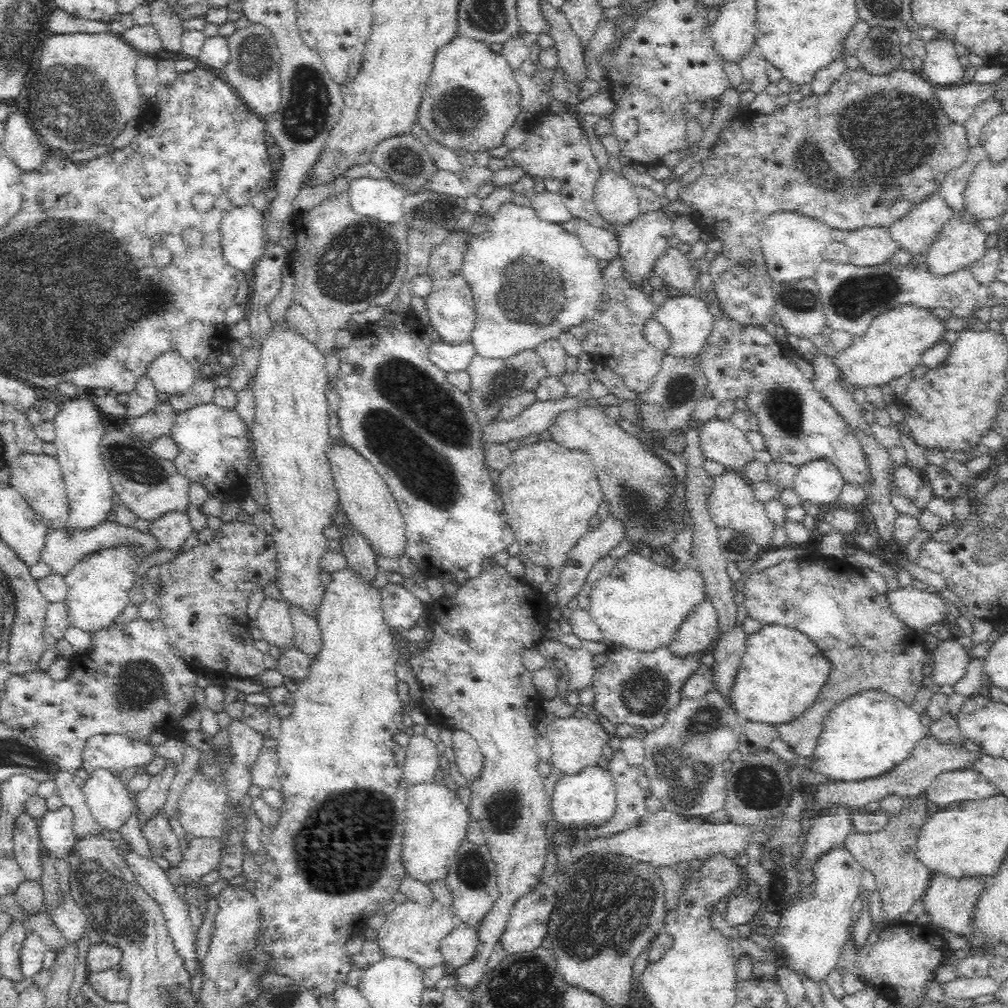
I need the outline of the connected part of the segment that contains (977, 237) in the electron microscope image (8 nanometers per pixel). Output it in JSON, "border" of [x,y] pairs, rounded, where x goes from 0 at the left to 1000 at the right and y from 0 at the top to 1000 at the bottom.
{"border":[[[954,204],[953,207],[946,207],[944,214],[931,230],[925,246],[919,250],[919,260],[922,263],[922,269],[928,273],[938,273],[946,271],[951,267],[961,267],[967,258],[976,254],[979,247],[979,236],[980,233],[972,224],[972,215],[968,215],[957,204]]]}

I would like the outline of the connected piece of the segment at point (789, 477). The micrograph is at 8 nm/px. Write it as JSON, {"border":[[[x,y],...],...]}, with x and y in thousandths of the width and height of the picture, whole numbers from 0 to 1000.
{"border":[[[766,457],[761,461],[761,476],[744,480],[747,491],[754,500],[771,492],[774,493],[774,489],[779,485],[788,482],[792,470],[792,462],[776,457]]]}

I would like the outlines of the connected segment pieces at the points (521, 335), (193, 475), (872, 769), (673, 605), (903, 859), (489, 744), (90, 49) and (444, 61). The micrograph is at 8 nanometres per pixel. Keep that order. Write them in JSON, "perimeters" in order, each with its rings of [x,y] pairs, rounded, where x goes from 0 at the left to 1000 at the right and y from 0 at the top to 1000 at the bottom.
{"perimeters":[[[[508,198],[499,200],[489,208],[489,211],[480,211],[479,209],[473,211],[469,223],[461,227],[460,231],[461,243],[458,247],[458,262],[455,263],[455,271],[469,292],[472,319],[466,339],[470,342],[471,349],[478,353],[497,356],[521,345],[530,346],[531,343],[538,341],[538,338],[553,335],[555,330],[563,327],[565,322],[573,322],[579,316],[586,316],[591,312],[591,304],[602,300],[602,297],[598,297],[596,294],[597,284],[594,280],[595,266],[593,260],[581,250],[569,232],[563,231],[555,222],[538,218],[528,204],[520,205],[520,203],[511,202]]],[[[212,399],[193,403],[176,411],[167,432],[178,447],[171,457],[174,464],[188,479],[198,480],[205,493],[226,502],[247,492],[246,474],[252,470],[253,438],[246,421],[233,407],[220,405]]],[[[859,684],[824,703],[817,727],[807,746],[810,758],[803,761],[829,775],[866,773],[897,758],[920,730],[913,709],[898,694],[875,684]]],[[[627,546],[619,552],[610,555],[607,567],[597,571],[583,592],[585,593],[585,609],[591,618],[595,620],[601,638],[606,642],[619,640],[633,644],[637,647],[645,647],[653,642],[662,642],[669,637],[677,617],[688,607],[688,603],[696,600],[701,595],[701,578],[696,570],[696,566],[690,561],[673,557],[660,560],[651,560],[645,552],[639,550],[629,550]]],[[[915,788],[909,791],[898,791],[896,797],[895,804],[886,810],[881,824],[862,826],[847,822],[837,835],[851,856],[867,867],[875,894],[876,913],[881,917],[885,915],[886,918],[889,918],[889,913],[893,909],[897,909],[911,893],[914,893],[924,871],[923,865],[920,865],[919,860],[908,852],[906,846],[909,828],[921,812],[919,810],[921,793]]],[[[482,553],[479,556],[479,565],[476,571],[465,573],[461,575],[459,579],[454,581],[454,587],[452,590],[444,595],[443,599],[445,603],[442,604],[442,609],[438,611],[438,617],[437,622],[434,624],[434,628],[430,631],[430,634],[426,638],[424,644],[414,646],[414,648],[408,648],[405,644],[406,638],[410,638],[406,636],[406,634],[399,631],[401,626],[406,626],[410,621],[412,621],[413,616],[416,612],[419,611],[423,600],[413,593],[409,588],[403,585],[400,582],[393,581],[389,578],[383,576],[383,581],[381,581],[380,585],[380,601],[381,602],[381,614],[385,616],[385,620],[389,622],[389,630],[393,629],[398,631],[398,635],[395,638],[391,638],[393,641],[393,646],[395,649],[398,649],[402,652],[403,657],[407,658],[409,666],[416,677],[416,681],[418,682],[419,692],[417,694],[417,702],[418,706],[421,707],[427,715],[430,715],[434,718],[443,718],[446,722],[452,724],[459,724],[459,726],[464,726],[475,738],[476,744],[479,748],[479,759],[477,765],[474,766],[472,771],[468,771],[465,774],[465,783],[467,784],[467,791],[465,797],[463,798],[464,806],[466,813],[475,817],[480,824],[483,840],[487,845],[487,849],[492,856],[492,865],[493,865],[493,876],[494,881],[496,882],[496,889],[490,897],[488,903],[486,903],[484,909],[480,911],[479,919],[476,921],[476,930],[479,934],[479,938],[477,941],[477,948],[465,958],[458,960],[451,964],[452,973],[454,976],[460,978],[460,984],[463,987],[467,987],[473,974],[478,972],[481,968],[481,964],[479,962],[480,958],[485,954],[485,948],[488,946],[488,942],[490,942],[490,937],[497,932],[500,928],[503,915],[506,913],[506,907],[508,905],[509,899],[512,897],[513,893],[518,891],[518,888],[524,887],[528,885],[534,876],[537,874],[536,869],[538,869],[538,863],[540,861],[540,855],[542,853],[543,840],[545,839],[544,827],[542,827],[542,821],[544,821],[544,811],[546,810],[544,806],[544,800],[546,800],[546,795],[544,792],[544,786],[540,783],[540,771],[534,766],[534,758],[536,758],[536,753],[534,752],[534,748],[532,747],[532,734],[534,734],[534,730],[530,725],[530,720],[528,716],[536,709],[537,702],[537,688],[534,687],[534,682],[532,682],[532,678],[530,678],[530,670],[528,670],[528,666],[524,665],[520,659],[520,647],[522,645],[530,645],[533,639],[535,638],[536,633],[541,633],[545,630],[550,623],[548,622],[548,614],[549,609],[540,605],[540,597],[536,595],[538,590],[535,585],[525,581],[521,575],[515,575],[504,567],[504,564],[500,562],[496,562],[494,558],[492,558],[492,554],[490,553]]],[[[108,30],[105,32],[97,32],[97,34],[85,34],[77,32],[74,34],[54,34],[40,39],[40,54],[35,55],[34,63],[38,66],[36,69],[36,83],[30,83],[30,93],[34,93],[32,97],[28,97],[30,101],[30,119],[29,123],[35,129],[40,137],[40,140],[48,148],[60,147],[63,149],[63,154],[69,153],[74,149],[89,149],[91,145],[110,145],[111,139],[121,131],[124,123],[131,118],[138,119],[144,111],[146,103],[139,93],[136,81],[134,80],[134,67],[136,63],[137,55],[132,48],[127,45],[118,35],[110,33]]],[[[456,35],[442,44],[432,56],[429,75],[416,108],[415,121],[438,144],[448,149],[460,147],[472,151],[498,144],[502,131],[511,123],[512,114],[517,109],[516,88],[503,60],[496,53],[490,52],[484,43]]]]}

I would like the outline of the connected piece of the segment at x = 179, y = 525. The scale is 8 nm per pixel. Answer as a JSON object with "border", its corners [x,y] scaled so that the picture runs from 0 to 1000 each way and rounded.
{"border":[[[177,509],[156,515],[149,521],[148,528],[157,546],[177,546],[190,530],[192,529],[187,512]]]}

